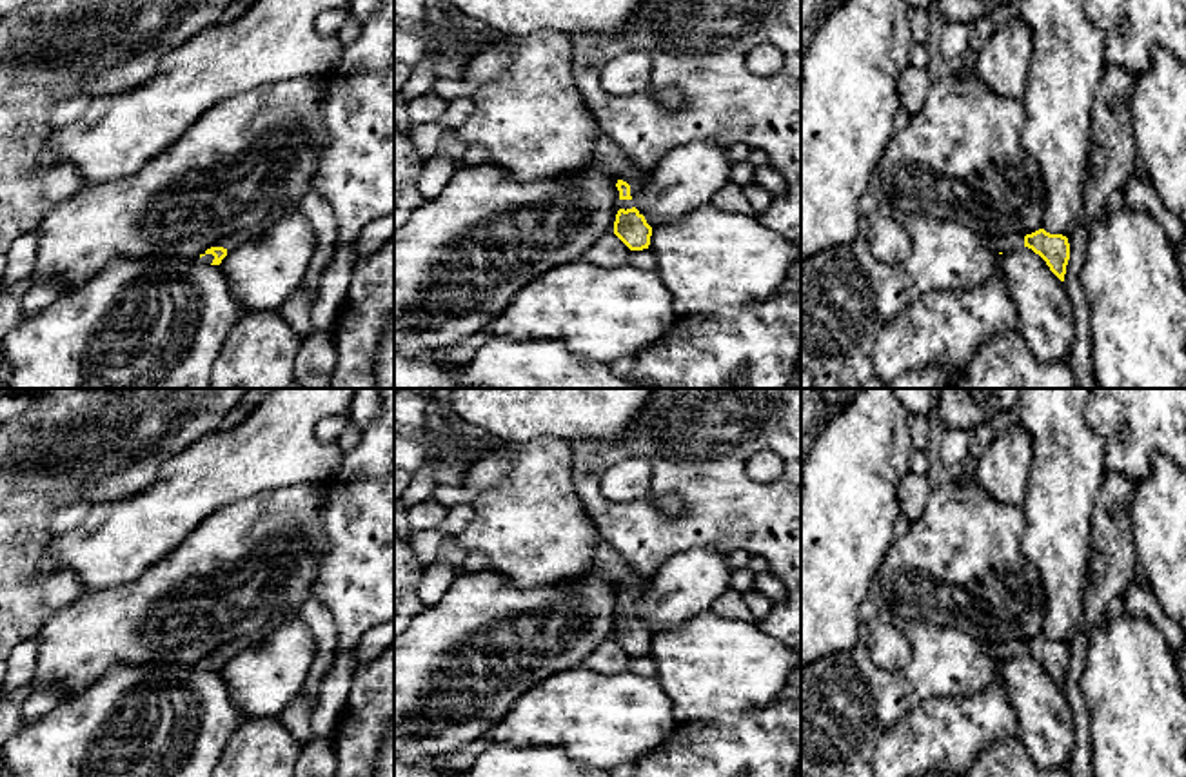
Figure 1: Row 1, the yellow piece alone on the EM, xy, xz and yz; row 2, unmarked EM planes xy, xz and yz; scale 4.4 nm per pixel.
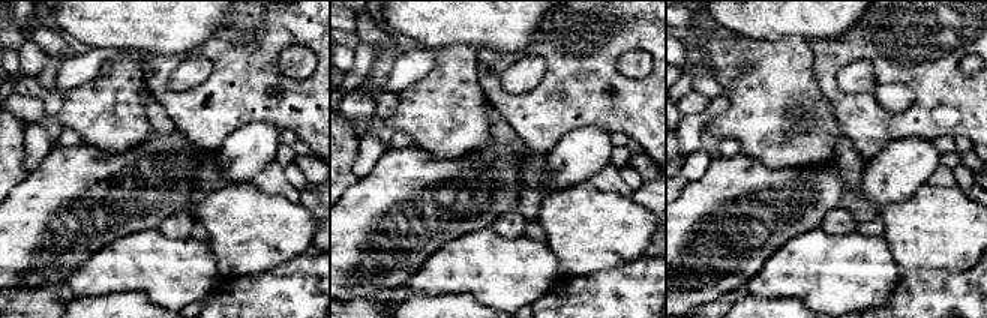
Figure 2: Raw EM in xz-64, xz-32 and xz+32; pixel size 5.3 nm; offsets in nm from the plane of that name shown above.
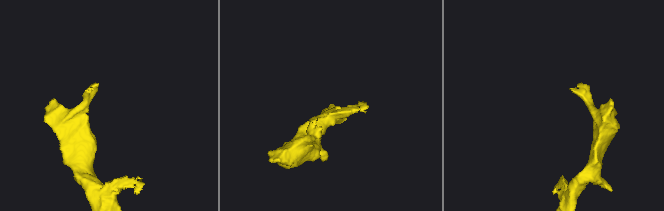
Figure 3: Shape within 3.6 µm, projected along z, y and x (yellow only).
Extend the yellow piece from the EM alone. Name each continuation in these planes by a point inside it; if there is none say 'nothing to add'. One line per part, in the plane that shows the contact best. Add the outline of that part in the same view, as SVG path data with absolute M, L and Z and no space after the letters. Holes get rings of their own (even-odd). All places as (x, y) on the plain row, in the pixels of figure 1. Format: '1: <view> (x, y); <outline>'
1: xz (609, 560); M601 536L594 548L596 565L607 574L612 586L623 586L630 592L630 606L621 606L618 597L618 615L632 615L637 612L637 603L650 585L650 577L637 575L623 556L612 548Z

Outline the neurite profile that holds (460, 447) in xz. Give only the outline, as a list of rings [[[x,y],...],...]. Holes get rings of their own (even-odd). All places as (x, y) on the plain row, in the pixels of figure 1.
[[[470,436],[449,443],[447,459],[476,465],[487,452],[510,457],[510,474],[470,505],[474,517],[456,541],[489,557],[490,570],[518,588],[549,586],[583,577],[596,565],[599,532],[576,494],[570,443],[556,438],[523,445],[483,445]]]

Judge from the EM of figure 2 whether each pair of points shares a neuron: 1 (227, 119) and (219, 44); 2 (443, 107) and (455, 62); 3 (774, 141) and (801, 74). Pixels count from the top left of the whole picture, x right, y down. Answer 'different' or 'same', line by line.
1: same
2: same
3: same

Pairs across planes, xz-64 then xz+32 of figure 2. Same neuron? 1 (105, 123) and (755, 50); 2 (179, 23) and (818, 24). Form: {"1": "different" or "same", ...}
{"1": "same", "2": "same"}

